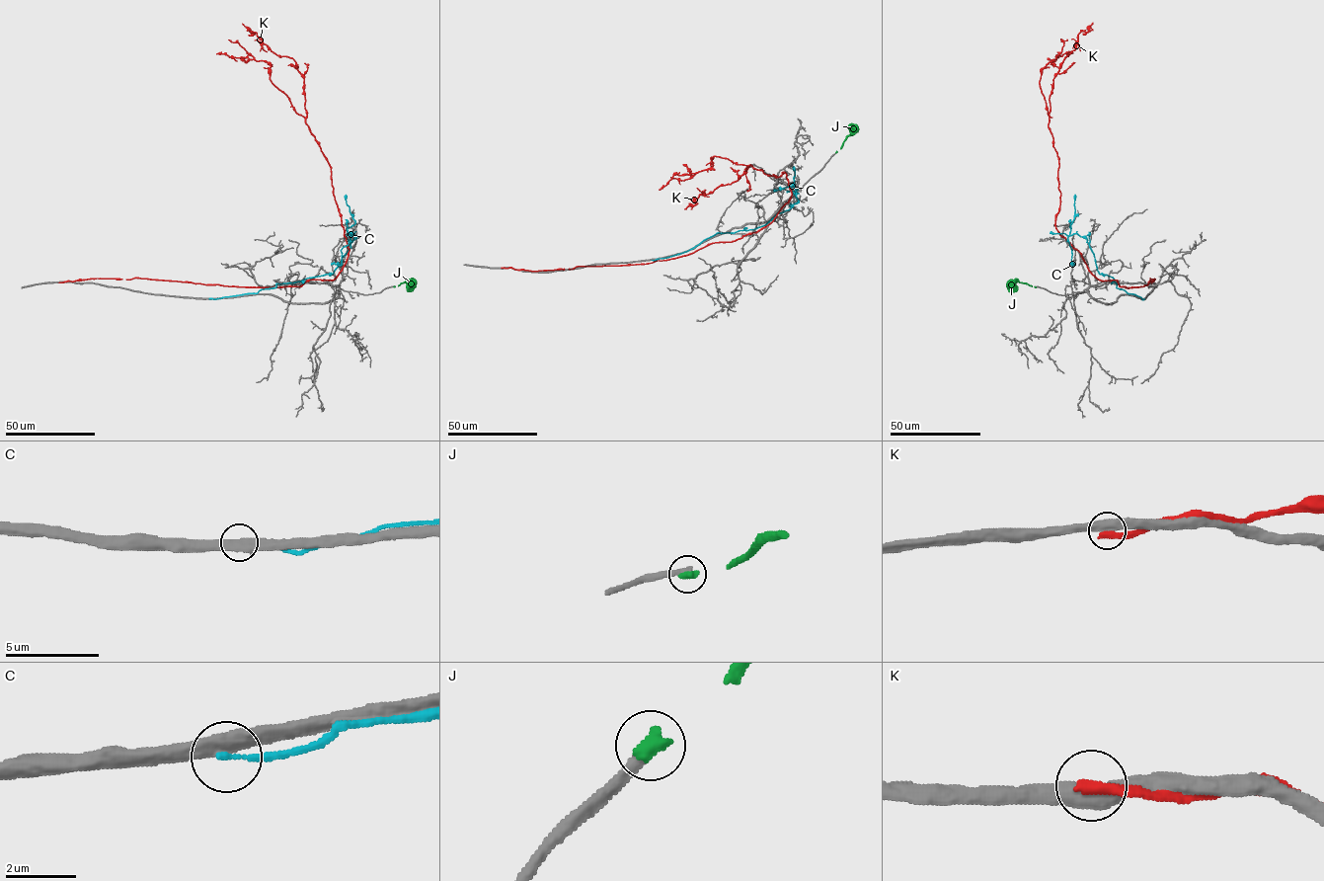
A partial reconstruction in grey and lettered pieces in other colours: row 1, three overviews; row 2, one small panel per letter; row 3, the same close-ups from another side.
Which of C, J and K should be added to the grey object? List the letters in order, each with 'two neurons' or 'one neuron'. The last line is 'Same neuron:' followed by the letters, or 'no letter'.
C: two neurons
J: two neurons
K: two neurons
Same neuron: no letter

